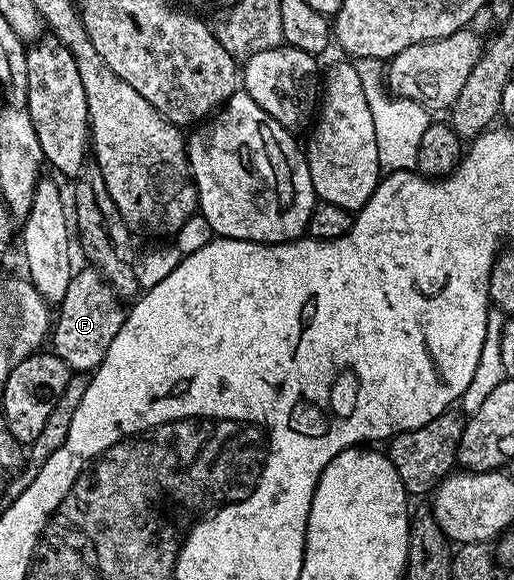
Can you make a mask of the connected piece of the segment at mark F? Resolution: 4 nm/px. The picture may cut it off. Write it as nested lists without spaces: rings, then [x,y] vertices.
[[[95,268],[77,269],[70,280],[70,288],[66,288],[66,296],[58,303],[60,315],[55,315],[54,325],[50,330],[50,350],[67,364],[68,369],[75,371],[95,371],[97,366],[104,364],[104,357],[114,344],[114,336],[120,334],[120,329],[126,317],[125,311],[120,311],[121,299],[112,291],[112,285],[101,276]]]

